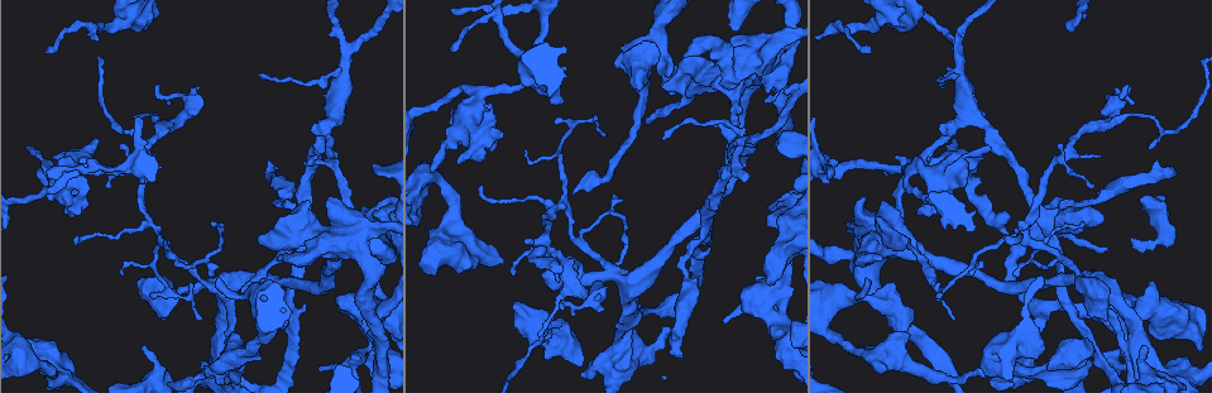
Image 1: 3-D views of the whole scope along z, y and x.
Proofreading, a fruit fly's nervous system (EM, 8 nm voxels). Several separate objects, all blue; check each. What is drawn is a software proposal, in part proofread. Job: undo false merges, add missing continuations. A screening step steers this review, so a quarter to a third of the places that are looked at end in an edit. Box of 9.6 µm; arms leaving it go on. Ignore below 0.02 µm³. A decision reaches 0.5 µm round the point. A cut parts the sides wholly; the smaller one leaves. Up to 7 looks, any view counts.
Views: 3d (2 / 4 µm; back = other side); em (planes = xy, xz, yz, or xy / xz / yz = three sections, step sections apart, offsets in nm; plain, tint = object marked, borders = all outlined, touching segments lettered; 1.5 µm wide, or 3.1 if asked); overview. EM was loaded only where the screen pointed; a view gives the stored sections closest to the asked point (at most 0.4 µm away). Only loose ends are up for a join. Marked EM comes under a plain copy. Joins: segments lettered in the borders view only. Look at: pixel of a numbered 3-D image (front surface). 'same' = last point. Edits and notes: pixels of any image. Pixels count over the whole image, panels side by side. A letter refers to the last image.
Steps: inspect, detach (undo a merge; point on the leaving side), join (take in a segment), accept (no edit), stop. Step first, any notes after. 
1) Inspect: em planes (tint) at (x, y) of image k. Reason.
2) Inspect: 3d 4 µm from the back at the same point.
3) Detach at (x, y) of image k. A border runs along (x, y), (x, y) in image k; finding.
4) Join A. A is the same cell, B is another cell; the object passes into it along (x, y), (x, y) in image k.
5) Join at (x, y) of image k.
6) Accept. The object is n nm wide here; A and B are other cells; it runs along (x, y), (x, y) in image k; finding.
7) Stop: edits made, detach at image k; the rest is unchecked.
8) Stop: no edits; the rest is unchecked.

Inspect: em planes (tint) at (1106, 127) of image 1. Calibre changes.

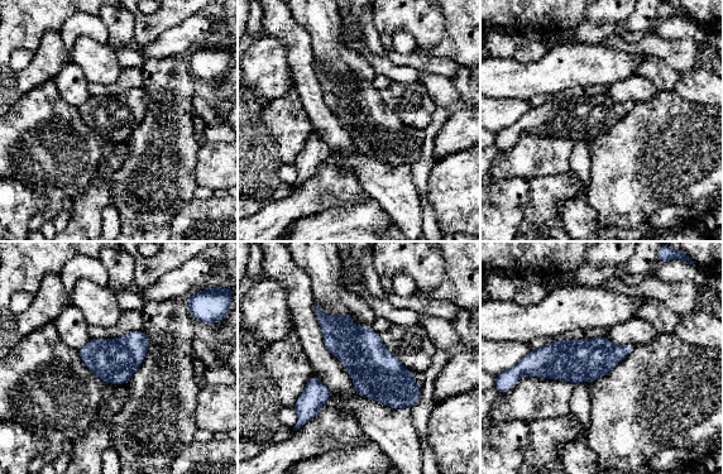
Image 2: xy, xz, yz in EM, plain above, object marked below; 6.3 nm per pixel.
Inspect: em planes (borders) at the same point.

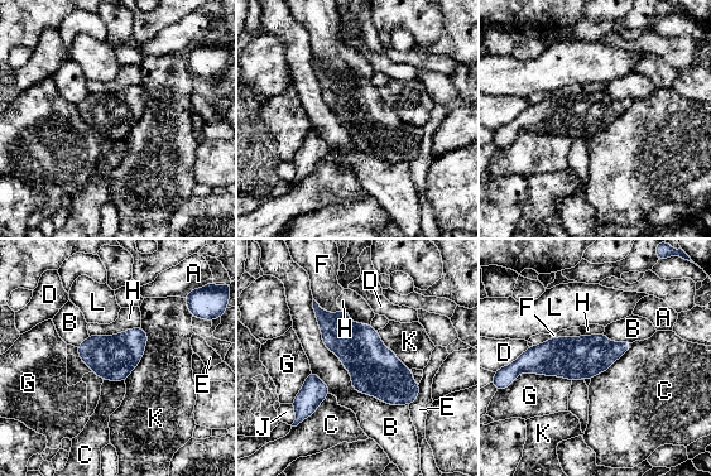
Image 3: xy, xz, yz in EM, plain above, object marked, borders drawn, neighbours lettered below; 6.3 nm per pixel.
Accept. The longest contact is with B, 900 nm; A, B, C, D, E, F, G, H, J, K and L are other cells; it runs along (317, 309), (388, 380), (413, 397) in image 3; one neuron here.

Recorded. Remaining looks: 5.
Inspect: 3d 2 µm at (566, 210) of image 1. Branch point.

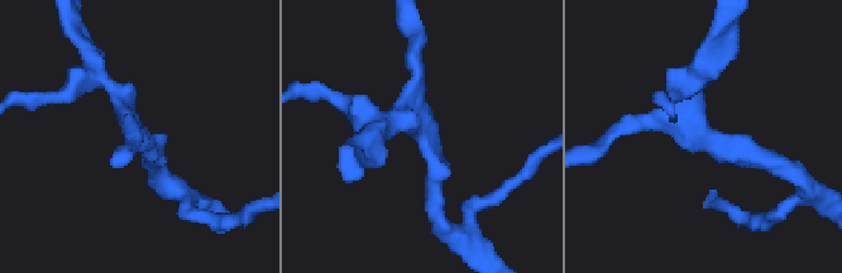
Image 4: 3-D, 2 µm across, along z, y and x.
Inspect: em xy step 4 (tint) at (425, 127) of image 4. 3 arms meet here; now the EM.

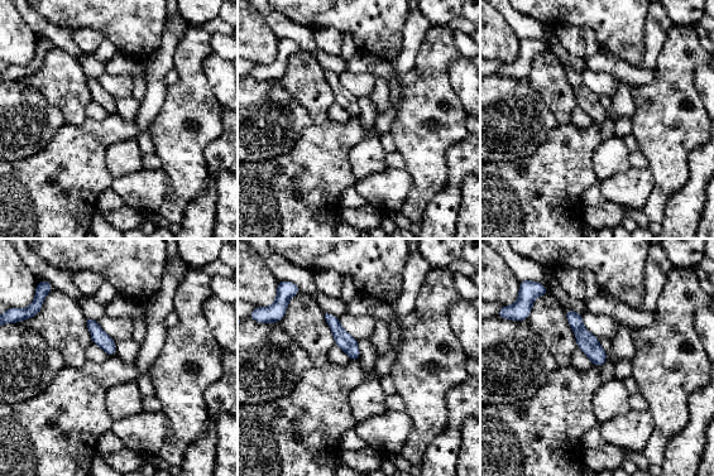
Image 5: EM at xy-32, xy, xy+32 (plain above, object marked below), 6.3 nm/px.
Inspect: em planes (borders) at the same point.

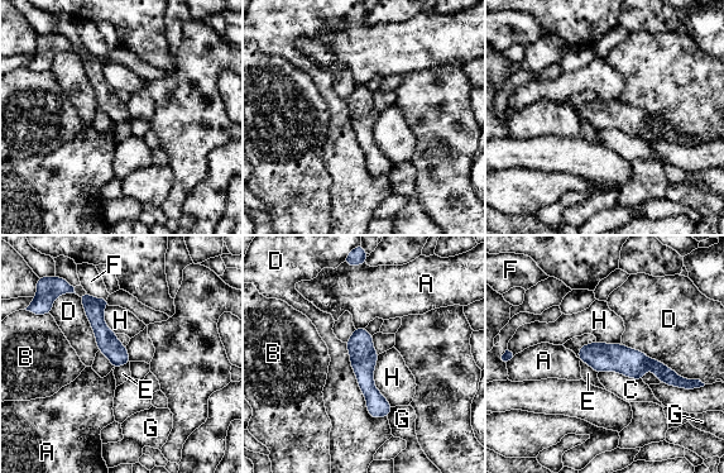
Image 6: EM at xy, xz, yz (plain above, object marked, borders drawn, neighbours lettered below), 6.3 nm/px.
Accept. A, B, C, D, E, F, G and H are other cells; one neuron here.

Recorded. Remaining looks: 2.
Inspect: 3d 2 µm from the back at (682, 356) of image 1. An open end.

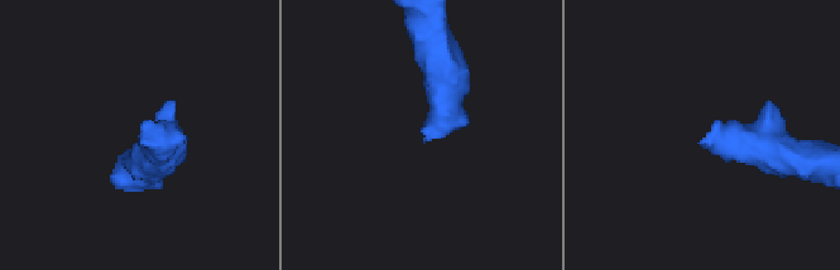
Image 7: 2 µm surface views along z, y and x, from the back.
Inspect: em planes (borders) at (424, 133) of image 7.

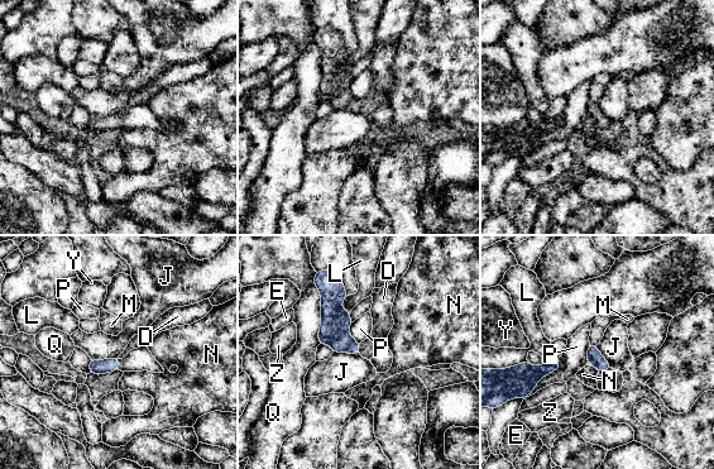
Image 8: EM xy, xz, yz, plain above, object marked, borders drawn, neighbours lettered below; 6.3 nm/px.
Join M. M is the same cell, D, E, J, L, N, P, Q, Y and Z are other cells; the object passes into it along (594, 357), (593, 344), (599, 325) in image 8; the neuron continues.

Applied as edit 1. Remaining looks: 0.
Stop: edits made, join at image 8; the rest is unchecked.

